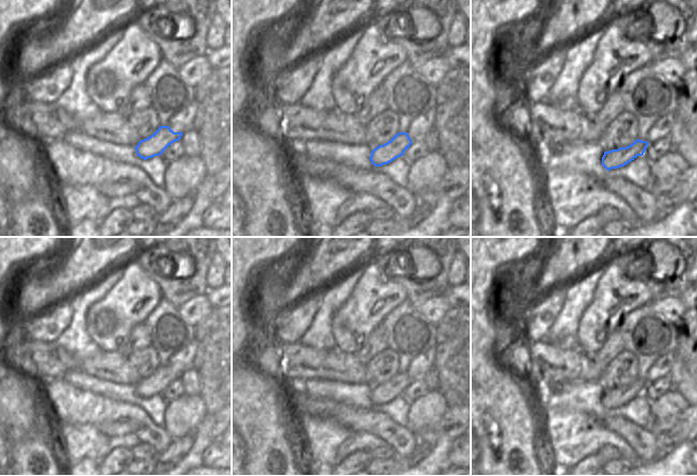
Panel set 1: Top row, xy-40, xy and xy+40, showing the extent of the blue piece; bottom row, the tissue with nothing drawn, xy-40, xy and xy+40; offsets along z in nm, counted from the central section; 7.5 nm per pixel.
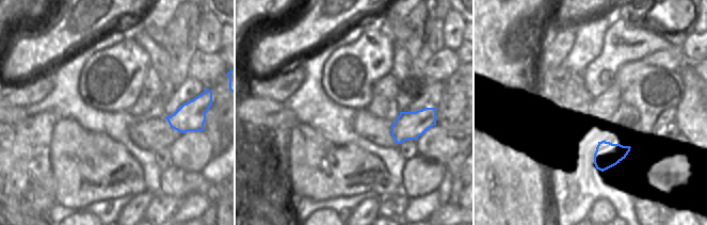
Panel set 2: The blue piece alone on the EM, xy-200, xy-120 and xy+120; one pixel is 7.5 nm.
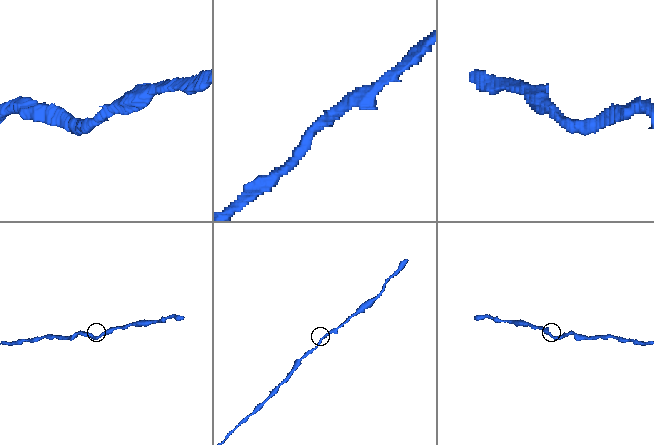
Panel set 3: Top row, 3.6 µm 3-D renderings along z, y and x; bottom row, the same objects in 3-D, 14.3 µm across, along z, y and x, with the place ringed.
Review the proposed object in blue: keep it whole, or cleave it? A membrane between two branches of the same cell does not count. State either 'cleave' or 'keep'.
keep

